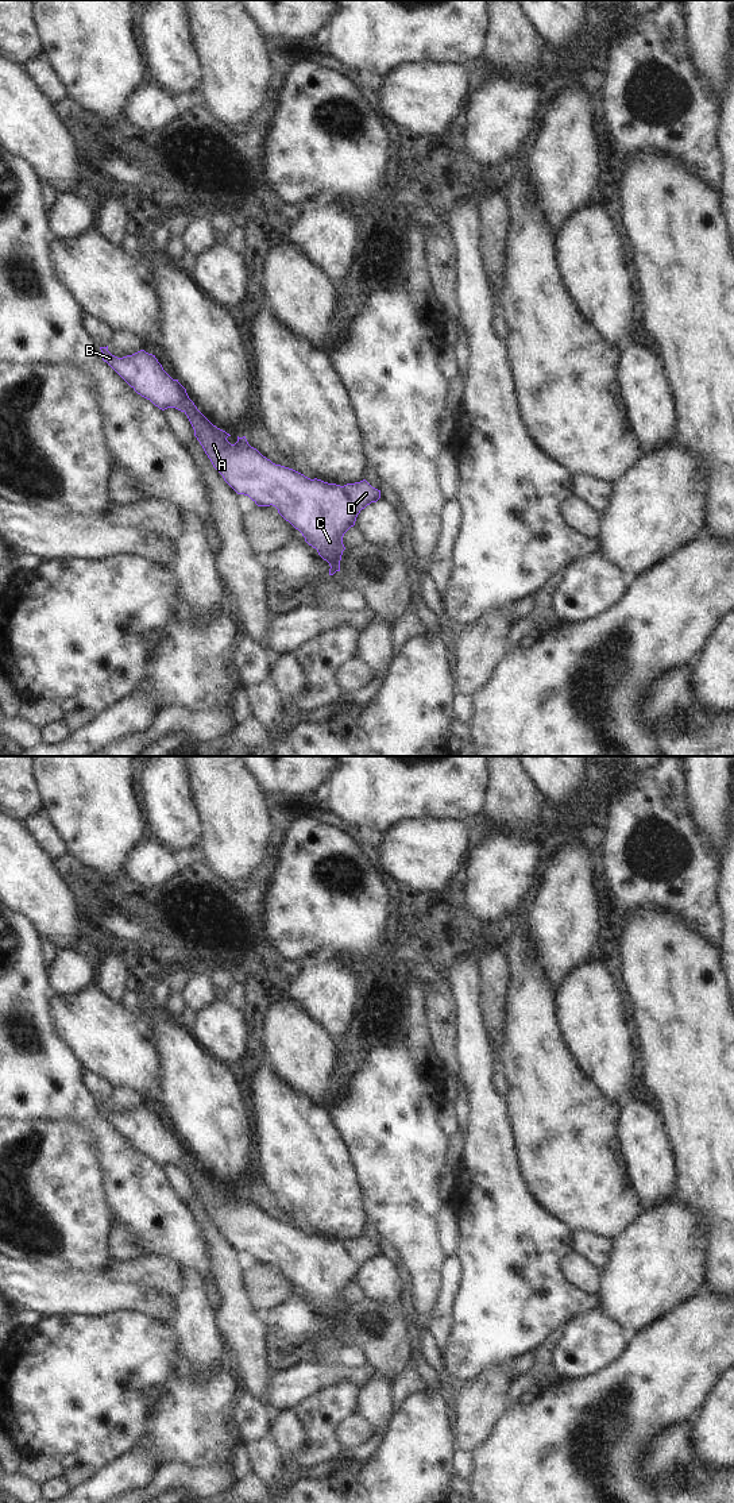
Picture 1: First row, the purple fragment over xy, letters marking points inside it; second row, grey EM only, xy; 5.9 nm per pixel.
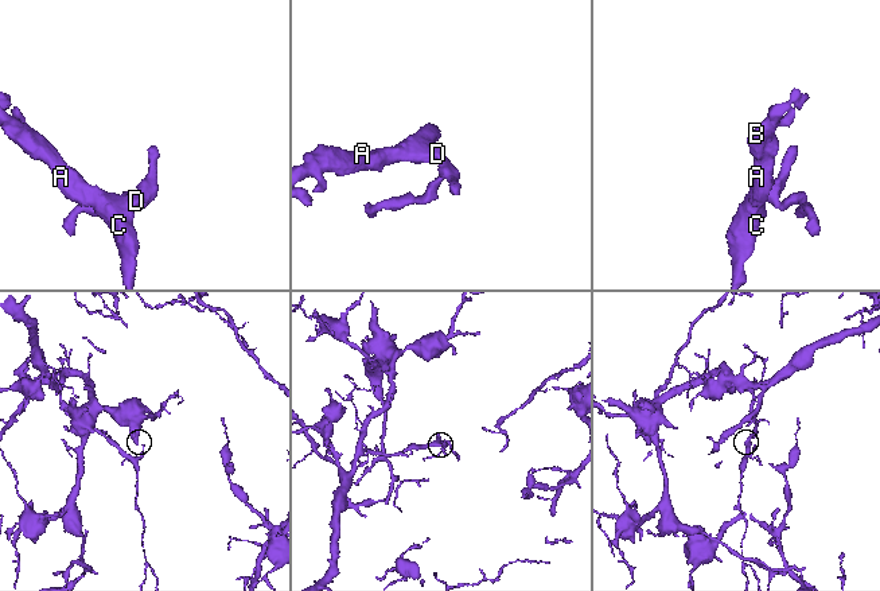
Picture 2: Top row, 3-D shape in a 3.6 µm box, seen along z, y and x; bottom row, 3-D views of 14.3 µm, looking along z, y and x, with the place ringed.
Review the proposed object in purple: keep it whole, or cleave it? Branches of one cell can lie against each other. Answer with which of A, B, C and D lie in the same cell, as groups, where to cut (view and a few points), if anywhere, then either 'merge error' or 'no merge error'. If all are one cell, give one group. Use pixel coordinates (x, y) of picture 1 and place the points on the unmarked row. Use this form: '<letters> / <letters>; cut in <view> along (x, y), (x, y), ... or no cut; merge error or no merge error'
A B C D; no cut; no merge error

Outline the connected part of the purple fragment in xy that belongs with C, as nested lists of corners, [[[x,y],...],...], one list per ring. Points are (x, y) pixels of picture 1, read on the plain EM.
[[[100,1103],[103,1117],[107,1118],[138,1151],[150,1156],[155,1163],[165,1167],[175,1164],[184,1168],[193,1186],[194,1192],[202,1202],[213,1223],[223,1232],[224,1237],[237,1249],[248,1252],[258,1263],[275,1263],[278,1269],[298,1286],[305,1298],[317,1306],[318,1311],[331,1322],[329,1331],[340,1327],[344,1290],[355,1282],[362,1265],[380,1255],[380,1246],[372,1244],[366,1236],[344,1242],[328,1240],[321,1236],[310,1236],[304,1230],[273,1219],[256,1205],[251,1203],[246,1192],[231,1201],[225,1187],[213,1182],[189,1155],[186,1145],[173,1136],[158,1118],[155,1111],[140,1106],[132,1111],[117,1114]]]

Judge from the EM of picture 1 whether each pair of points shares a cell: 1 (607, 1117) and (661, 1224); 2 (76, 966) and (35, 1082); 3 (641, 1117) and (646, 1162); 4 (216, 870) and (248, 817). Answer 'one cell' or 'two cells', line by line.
1: two cells
2: two cells
3: one cell
4: one cell

